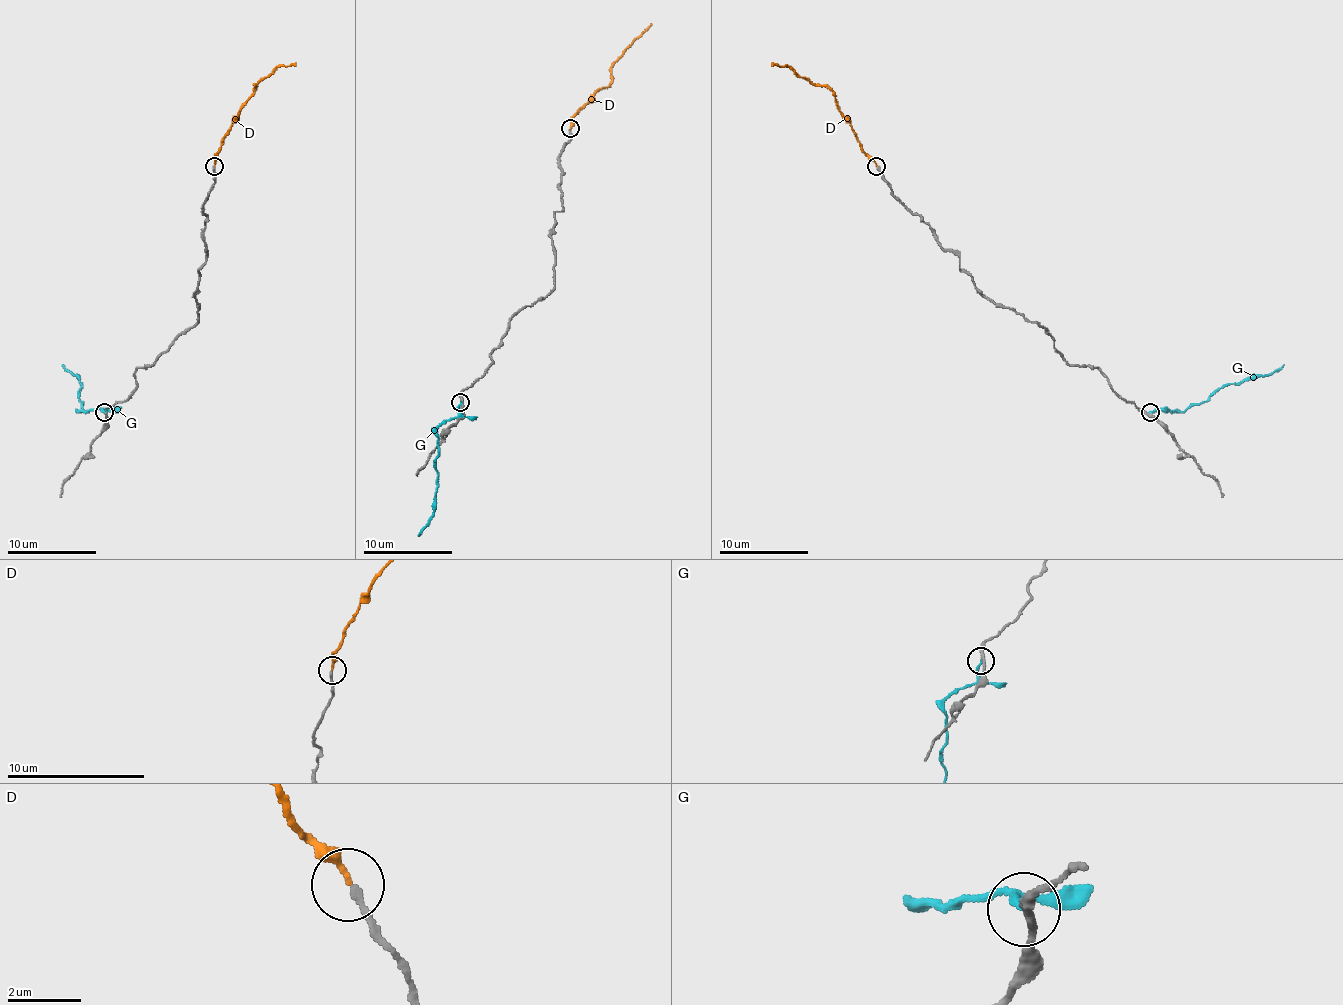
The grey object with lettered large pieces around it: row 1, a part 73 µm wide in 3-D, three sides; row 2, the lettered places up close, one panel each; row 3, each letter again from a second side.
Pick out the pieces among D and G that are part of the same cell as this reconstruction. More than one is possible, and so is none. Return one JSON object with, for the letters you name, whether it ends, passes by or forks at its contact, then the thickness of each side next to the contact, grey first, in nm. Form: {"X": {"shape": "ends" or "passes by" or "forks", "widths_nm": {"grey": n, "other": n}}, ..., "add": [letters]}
{"D": {"shape": "ends", "widths_nm": {"grey": 200, "other": 200}}, "add": ["D"]}

